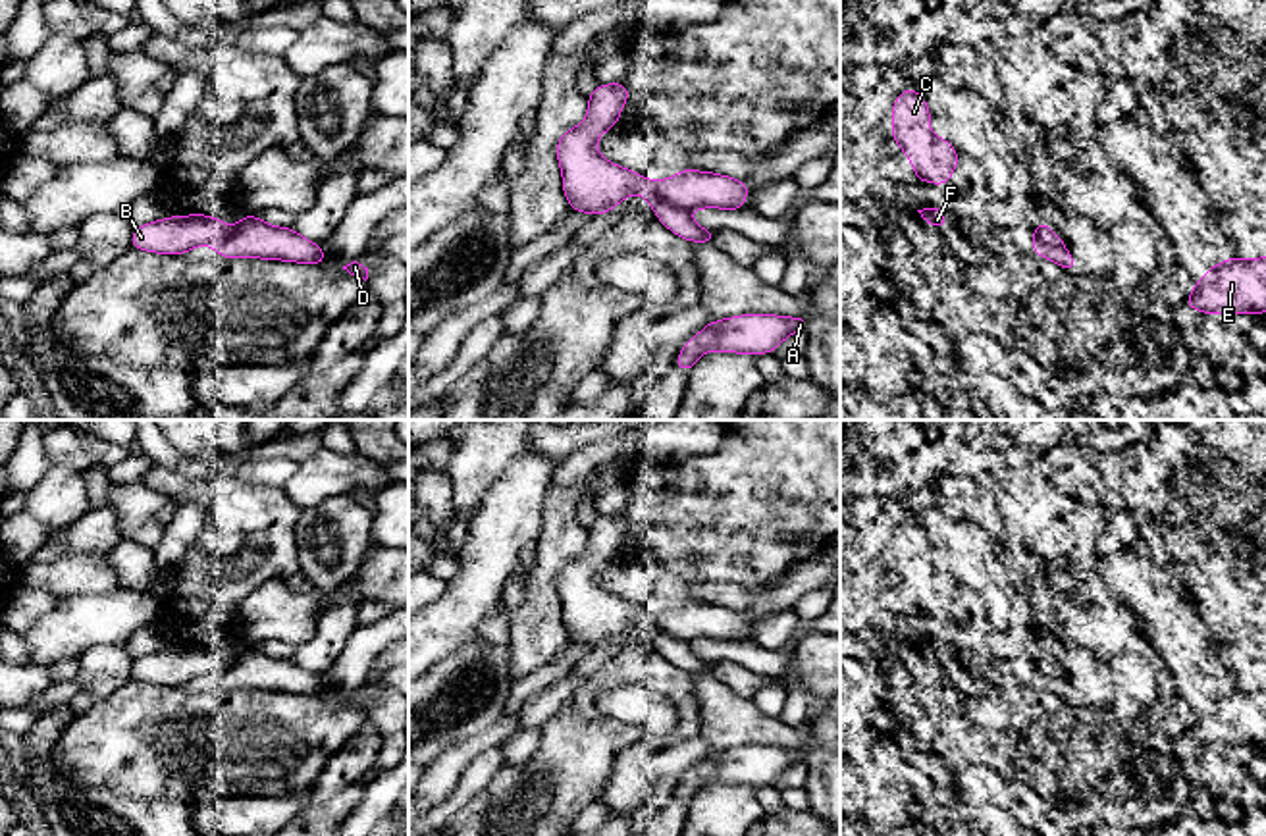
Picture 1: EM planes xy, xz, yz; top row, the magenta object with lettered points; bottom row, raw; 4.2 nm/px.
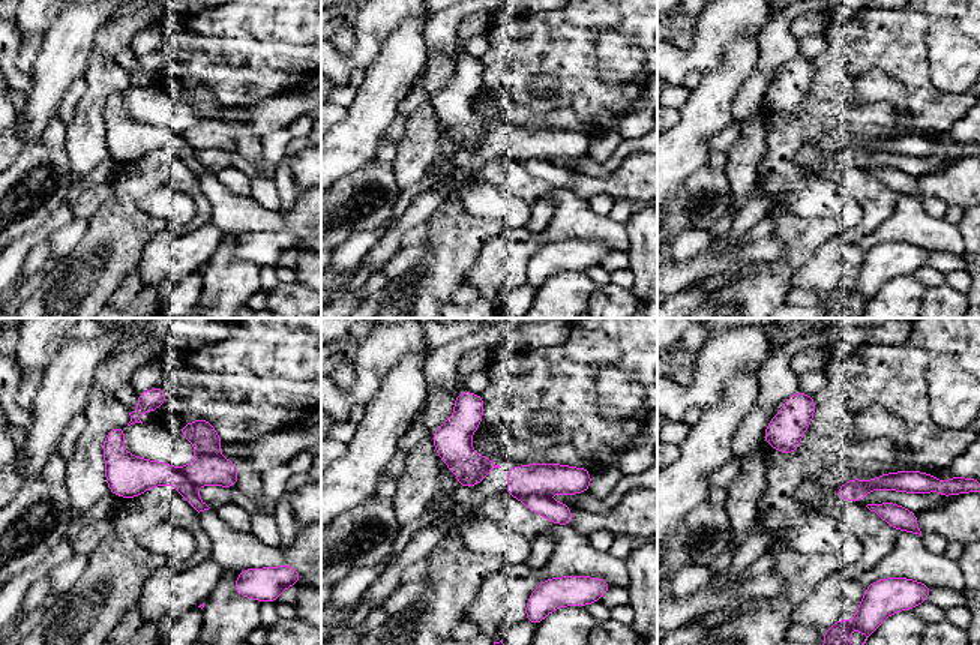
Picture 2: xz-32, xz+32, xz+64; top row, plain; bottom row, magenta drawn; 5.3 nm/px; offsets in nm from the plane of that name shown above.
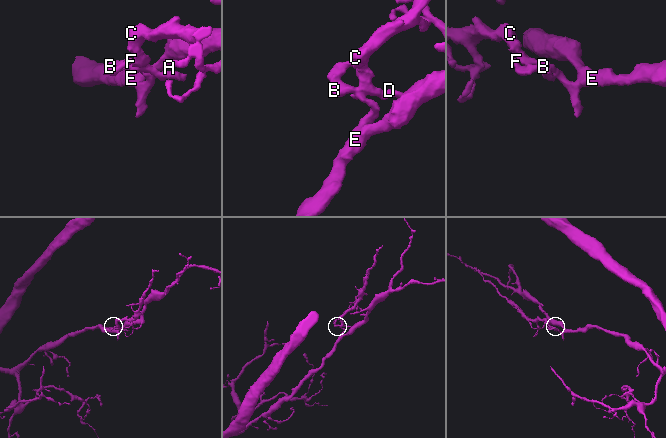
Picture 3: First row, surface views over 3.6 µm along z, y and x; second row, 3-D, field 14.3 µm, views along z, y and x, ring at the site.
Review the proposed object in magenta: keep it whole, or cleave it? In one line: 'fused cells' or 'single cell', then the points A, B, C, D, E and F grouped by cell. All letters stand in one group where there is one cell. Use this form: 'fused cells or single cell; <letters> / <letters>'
fused cells; A B E F / C D

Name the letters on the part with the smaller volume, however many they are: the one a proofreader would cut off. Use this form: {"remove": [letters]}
{"remove": ["C", "D"]}

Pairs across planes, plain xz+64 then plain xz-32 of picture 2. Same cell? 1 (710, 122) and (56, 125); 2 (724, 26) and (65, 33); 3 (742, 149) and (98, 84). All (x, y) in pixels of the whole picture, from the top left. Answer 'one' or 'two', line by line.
1: two
2: two
3: one

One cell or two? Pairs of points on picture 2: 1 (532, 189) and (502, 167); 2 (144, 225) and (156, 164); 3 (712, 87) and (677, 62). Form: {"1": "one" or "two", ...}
{"1": "one", "2": "one", "3": "two"}

